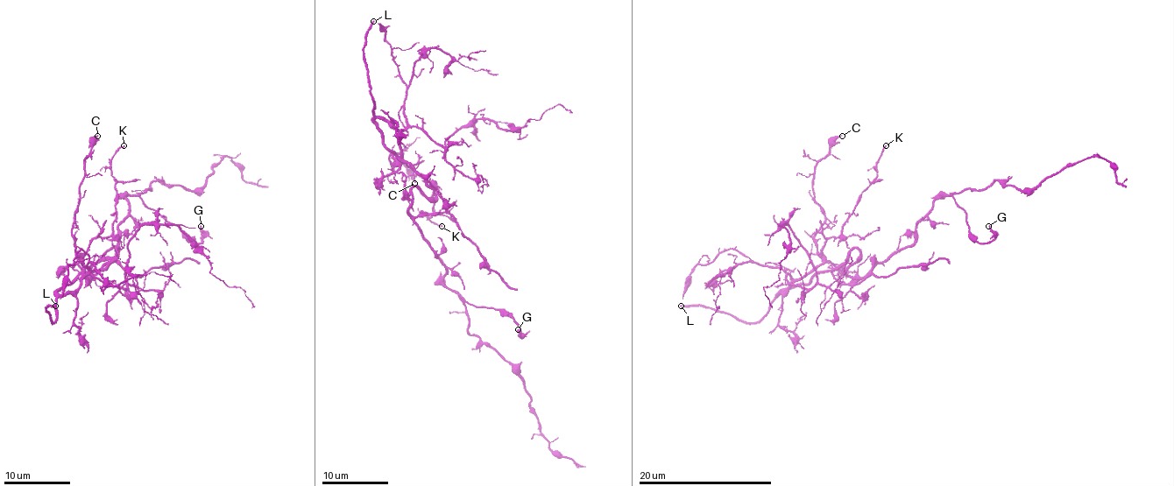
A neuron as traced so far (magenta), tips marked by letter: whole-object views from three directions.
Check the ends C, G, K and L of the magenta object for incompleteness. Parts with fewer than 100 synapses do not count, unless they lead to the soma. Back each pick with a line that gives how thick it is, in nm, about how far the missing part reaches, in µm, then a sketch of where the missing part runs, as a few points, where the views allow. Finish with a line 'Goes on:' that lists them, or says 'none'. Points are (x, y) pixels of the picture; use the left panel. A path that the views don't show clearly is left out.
L: calibre 160 nm; missing 60 µm; course (55, 306), (97, 289), (194, 278), (184, 297), (142, 250), (137, 222), (97, 156)
Goes on: L

